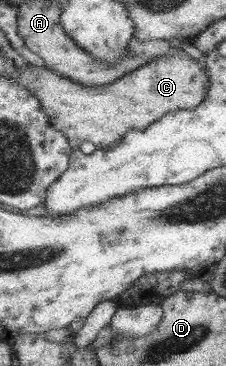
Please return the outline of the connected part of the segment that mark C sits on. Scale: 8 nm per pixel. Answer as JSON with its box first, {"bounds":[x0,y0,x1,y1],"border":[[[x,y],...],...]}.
{"bounds":[17,54,209,149],"border":[[[165,54],[152,59],[149,63],[135,68],[133,71],[125,72],[124,75],[114,80],[113,83],[104,86],[86,86],[78,81],[70,80],[61,73],[54,72],[46,66],[28,66],[27,69],[17,71],[17,79],[30,92],[34,93],[43,104],[46,114],[53,121],[53,125],[69,137],[74,149],[80,149],[86,142],[94,143],[98,148],[114,146],[130,130],[144,130],[153,122],[161,119],[167,112],[175,110],[194,110],[202,102],[207,91],[209,80],[202,62],[196,62],[184,55]]]}

